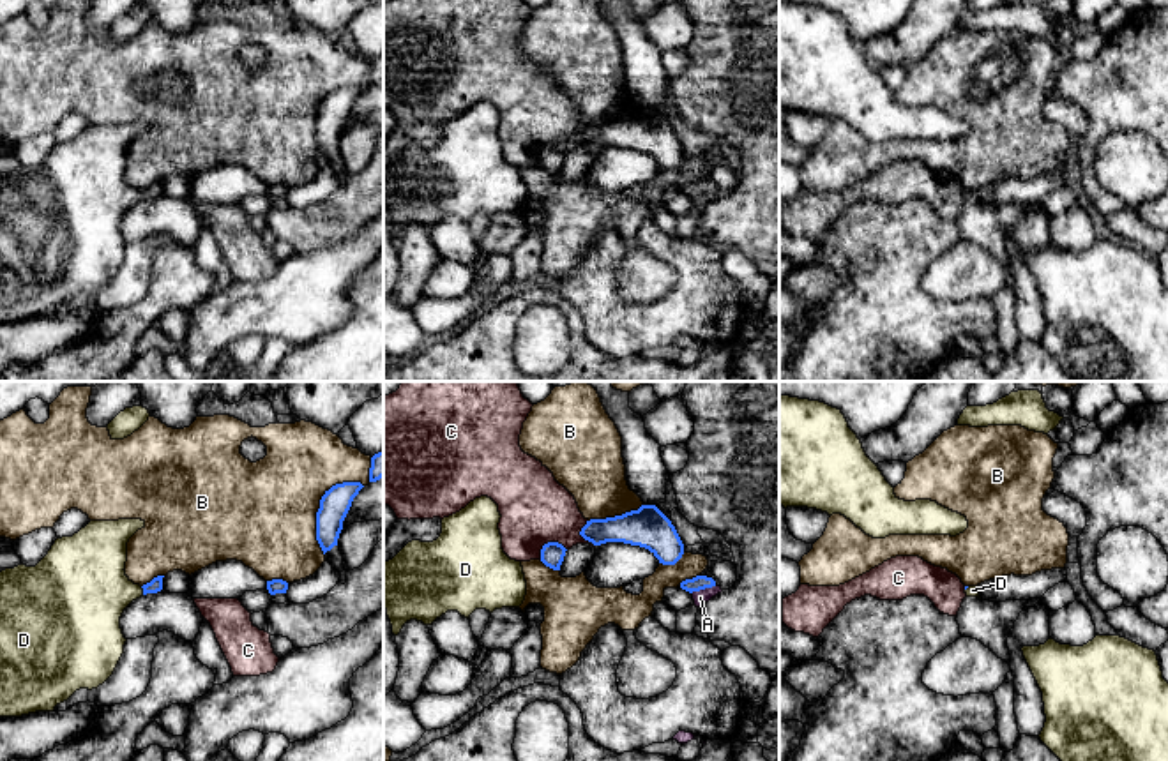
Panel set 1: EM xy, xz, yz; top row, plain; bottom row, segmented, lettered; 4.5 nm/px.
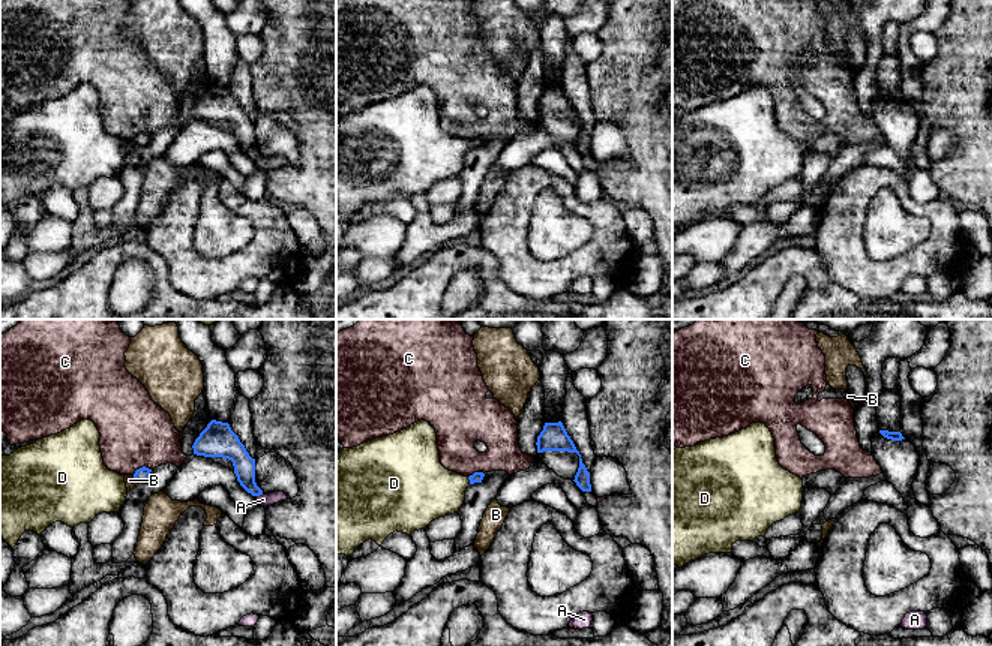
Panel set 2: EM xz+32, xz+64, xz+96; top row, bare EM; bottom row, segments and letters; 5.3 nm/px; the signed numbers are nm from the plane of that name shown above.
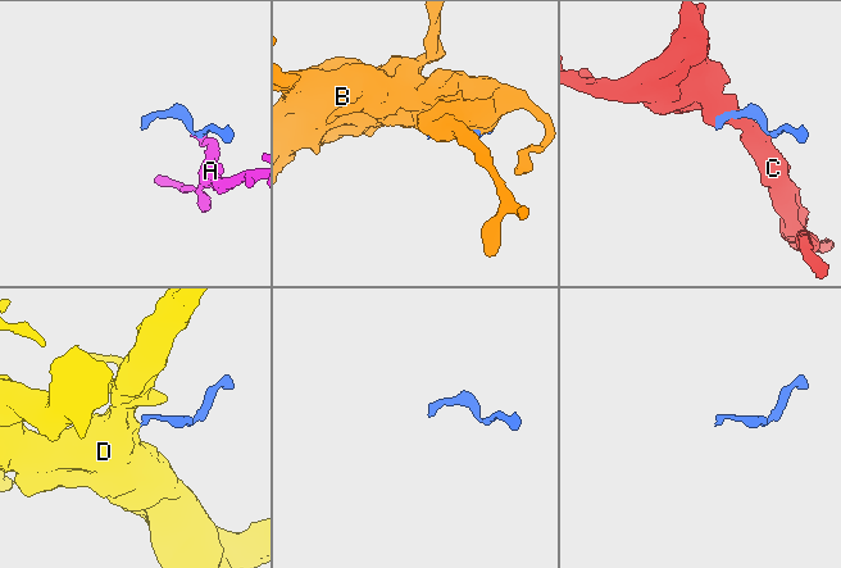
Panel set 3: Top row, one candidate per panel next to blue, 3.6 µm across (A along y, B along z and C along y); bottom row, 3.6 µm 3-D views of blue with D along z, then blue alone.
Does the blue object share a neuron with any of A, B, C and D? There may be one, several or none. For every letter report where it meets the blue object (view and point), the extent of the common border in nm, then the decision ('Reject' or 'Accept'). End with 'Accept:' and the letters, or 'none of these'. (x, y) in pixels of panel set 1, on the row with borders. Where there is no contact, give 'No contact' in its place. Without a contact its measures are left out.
A: Touches blue at xz (704, 588). Shared border 130 nm. Reject
B: Touches blue at xy (320, 507). Shared border 380 nm. Reject
C: Touches blue at xz (548, 542). Shared border 140 nm. Reject
D: Touches blue at xy (144, 590). Shared border 40 nm. Accept
Accept: D

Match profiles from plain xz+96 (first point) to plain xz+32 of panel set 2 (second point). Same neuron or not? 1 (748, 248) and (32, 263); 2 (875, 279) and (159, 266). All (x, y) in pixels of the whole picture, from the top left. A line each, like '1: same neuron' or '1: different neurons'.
1: different neurons
2: different neurons

